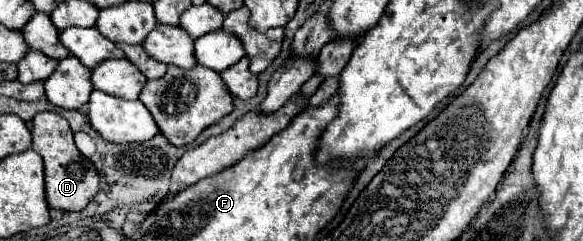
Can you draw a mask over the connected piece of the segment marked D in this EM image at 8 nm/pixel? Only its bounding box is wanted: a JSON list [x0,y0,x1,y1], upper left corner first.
[32,112,100,212]

